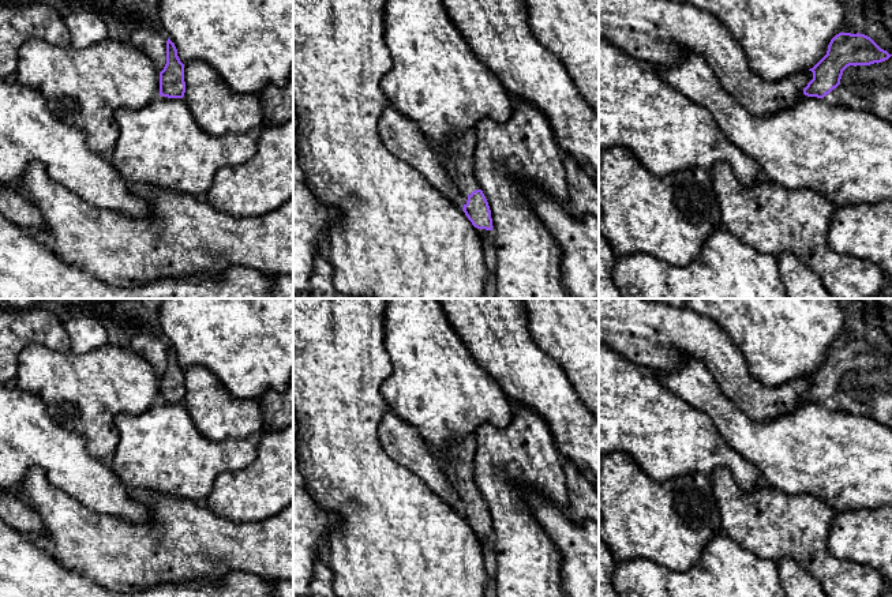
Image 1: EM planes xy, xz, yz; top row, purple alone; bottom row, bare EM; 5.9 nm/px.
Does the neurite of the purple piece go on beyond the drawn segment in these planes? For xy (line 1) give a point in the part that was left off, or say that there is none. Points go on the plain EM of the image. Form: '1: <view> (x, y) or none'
1: none

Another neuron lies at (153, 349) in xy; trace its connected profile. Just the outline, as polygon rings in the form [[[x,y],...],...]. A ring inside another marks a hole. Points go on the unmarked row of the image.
[[[142,333],[131,339],[130,348],[143,357],[161,378],[166,369],[166,346],[168,343],[157,335]]]

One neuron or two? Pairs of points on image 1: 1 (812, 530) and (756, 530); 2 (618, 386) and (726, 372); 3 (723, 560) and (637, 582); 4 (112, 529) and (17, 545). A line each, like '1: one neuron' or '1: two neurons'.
1: one neuron
2: two neurons
3: one neuron
4: two neurons

